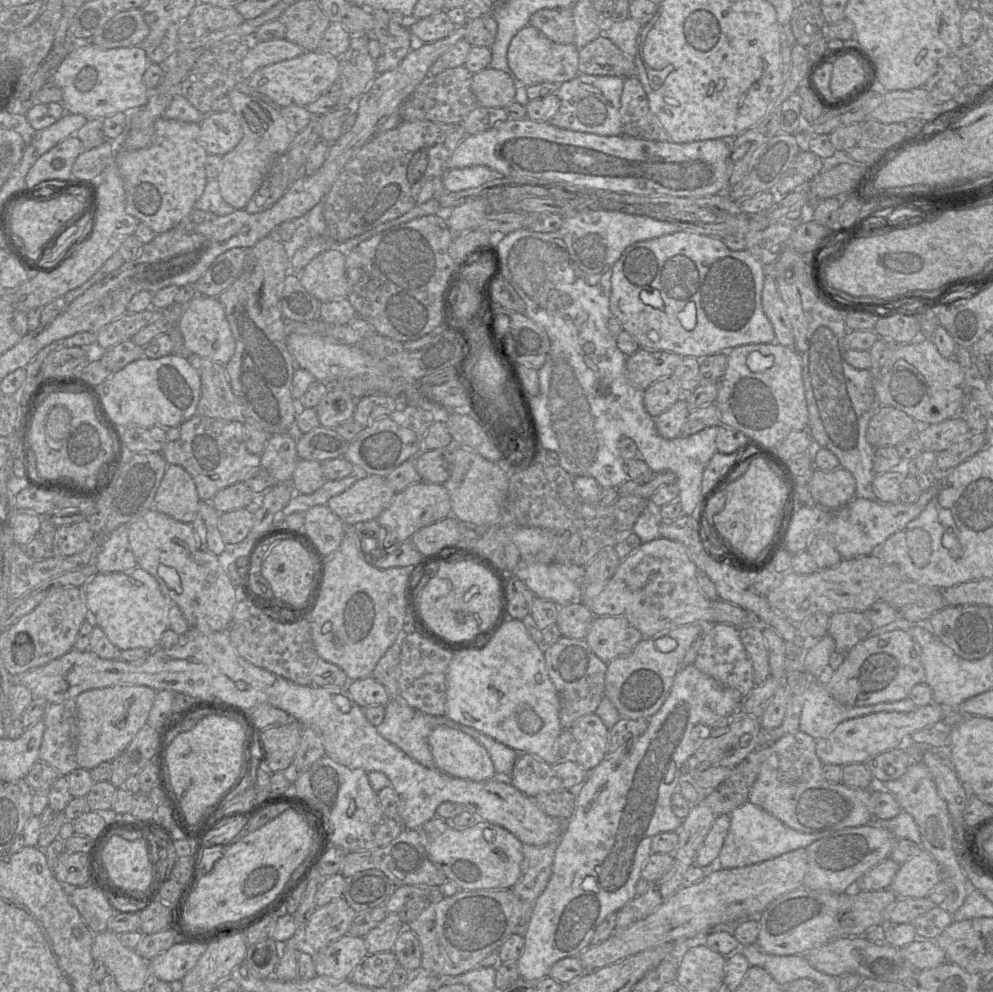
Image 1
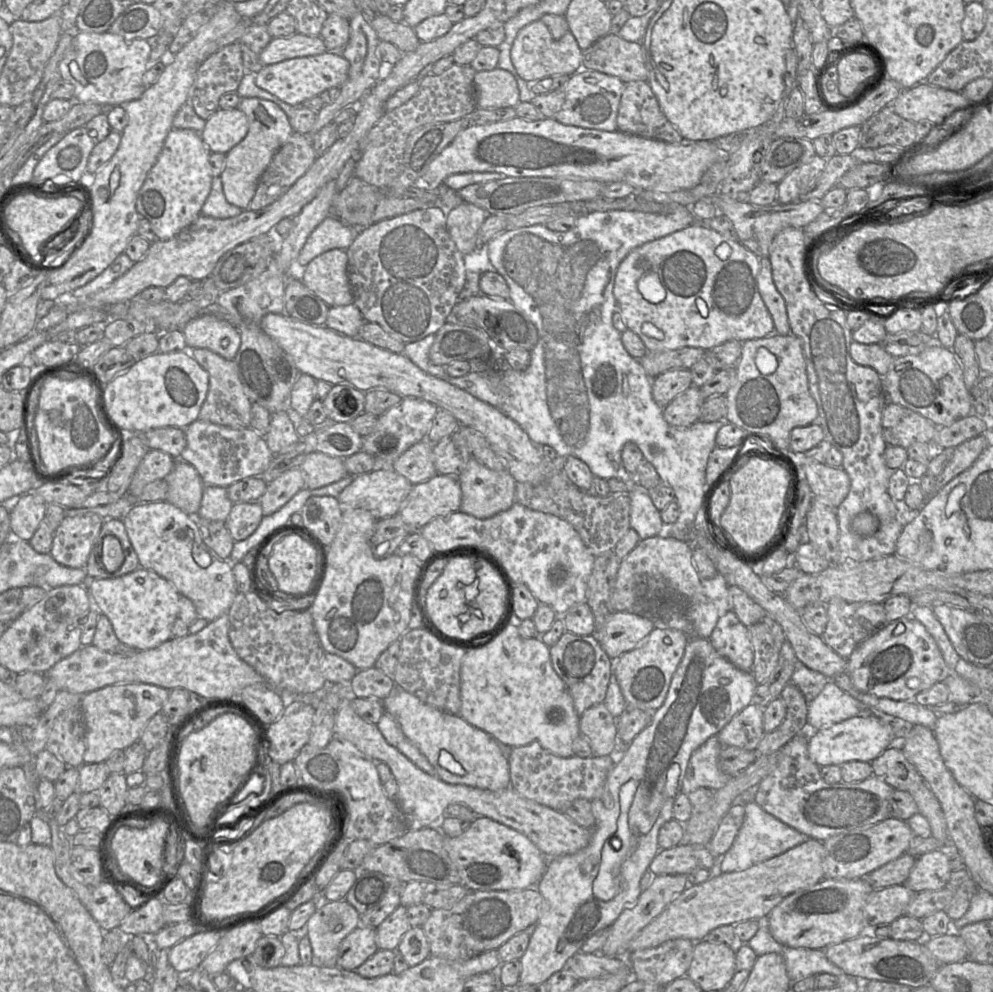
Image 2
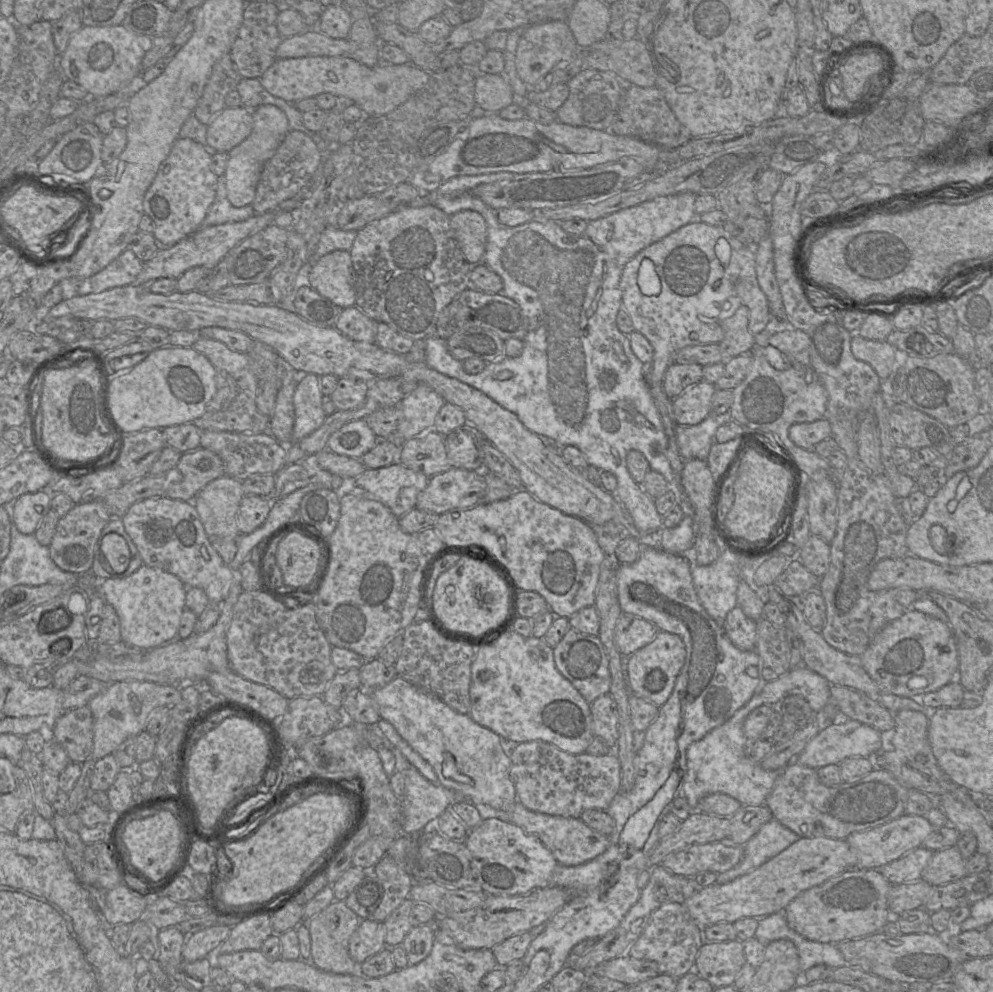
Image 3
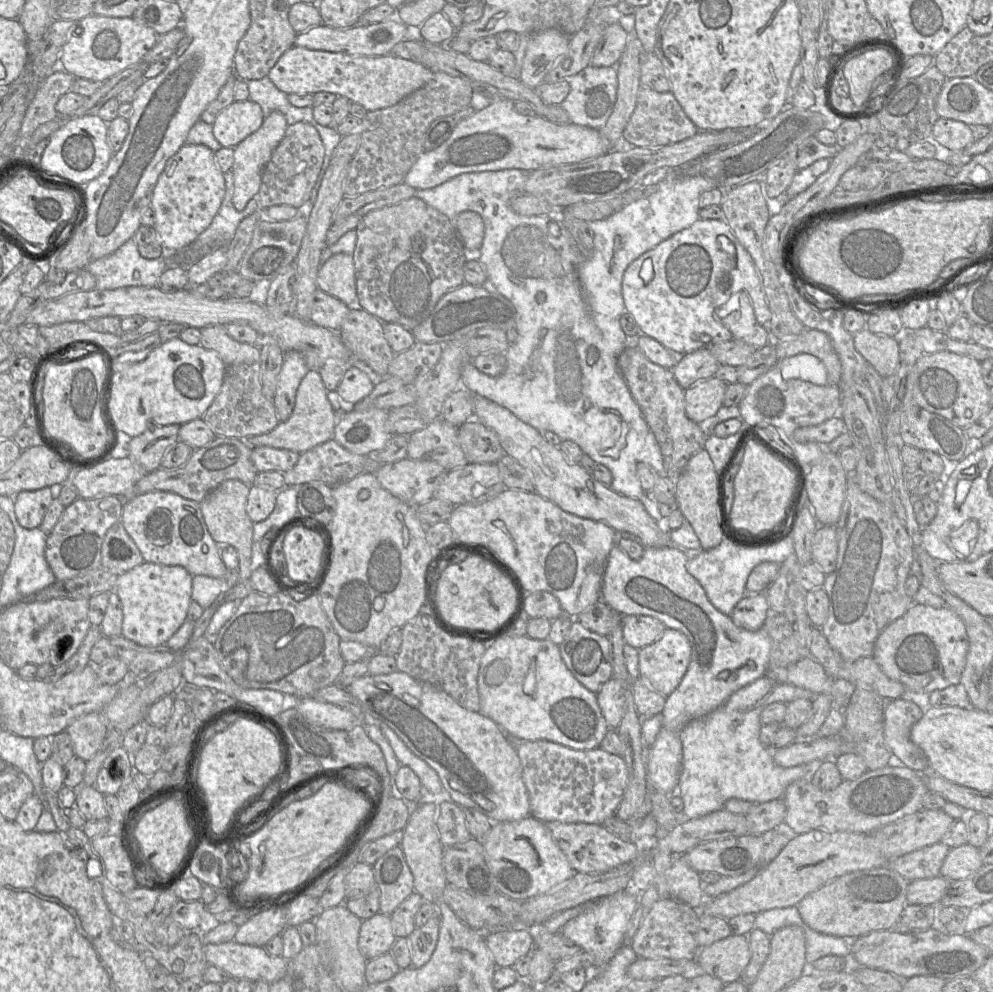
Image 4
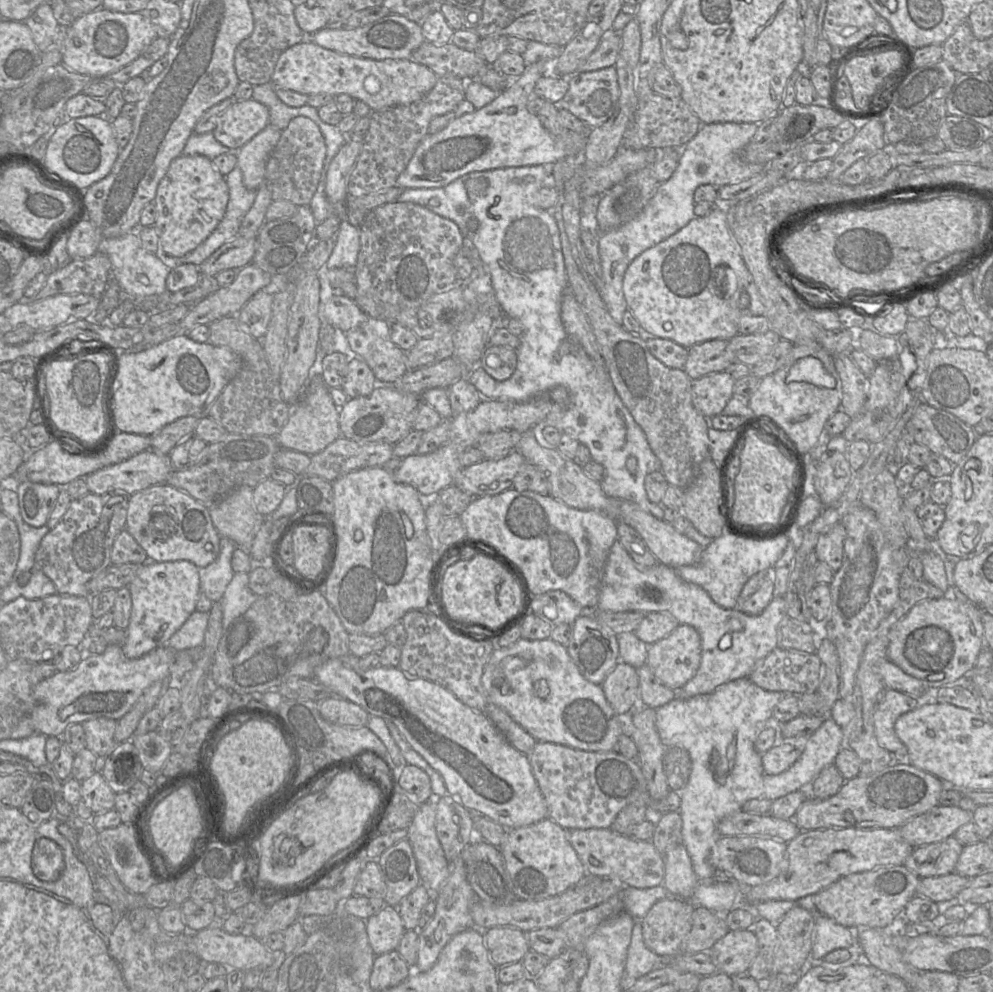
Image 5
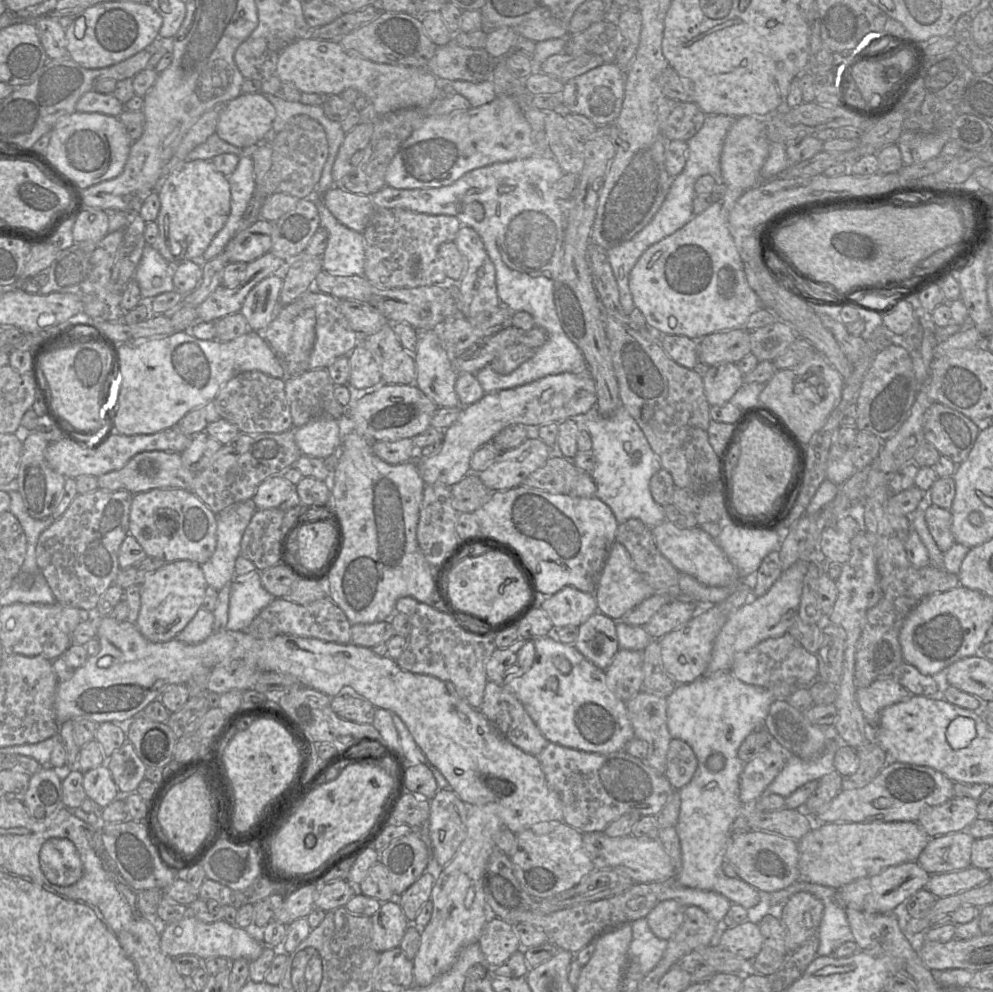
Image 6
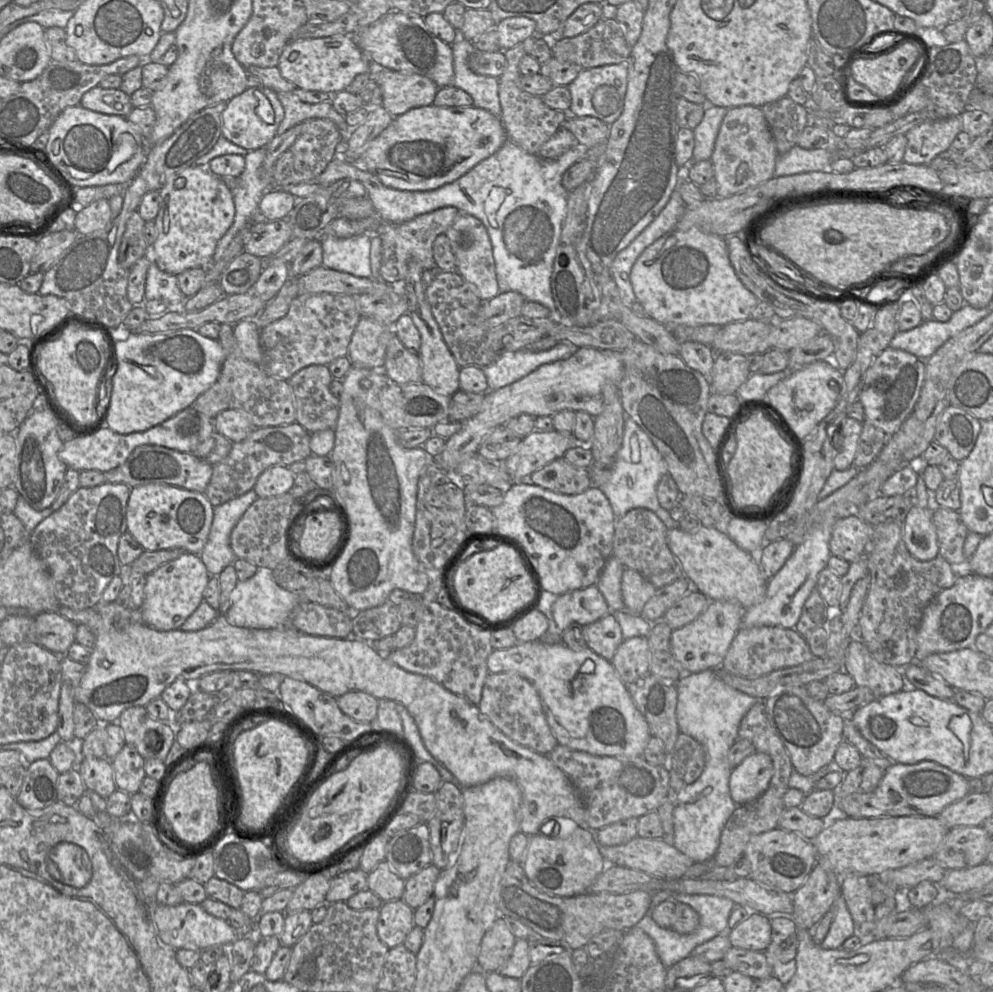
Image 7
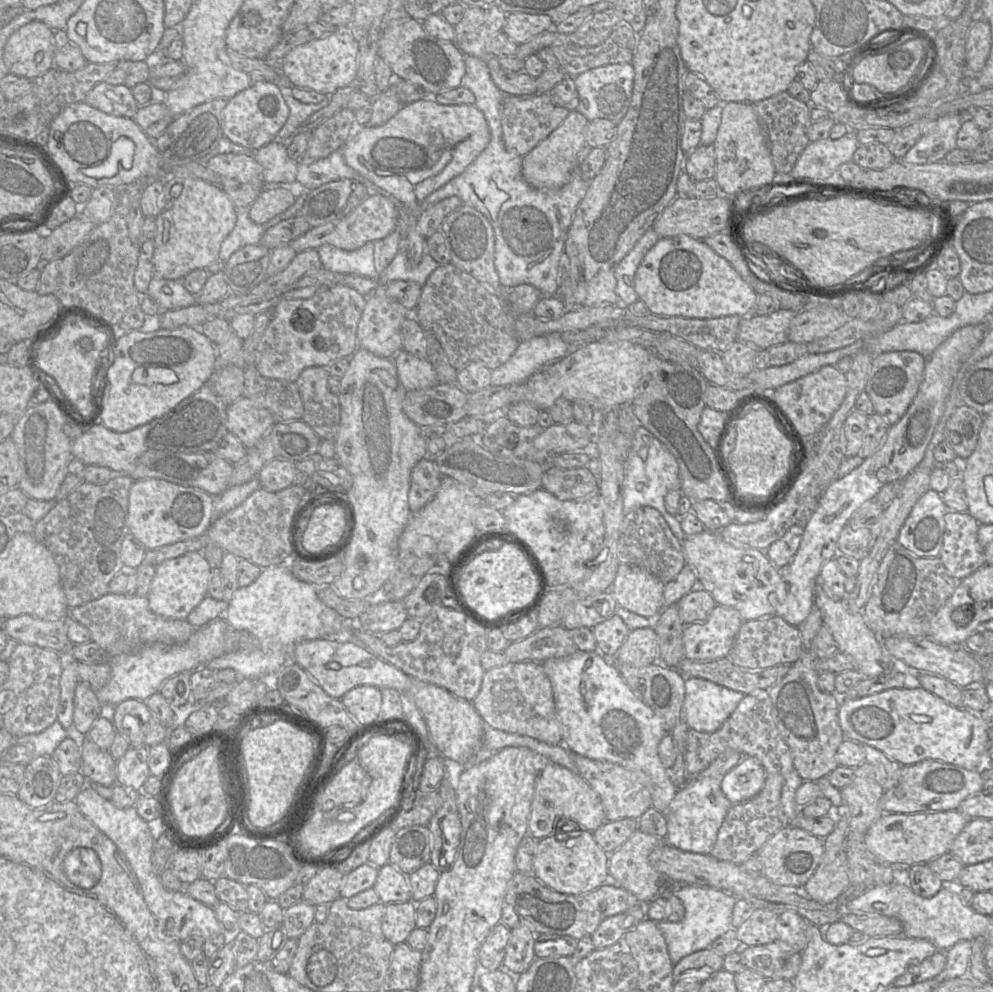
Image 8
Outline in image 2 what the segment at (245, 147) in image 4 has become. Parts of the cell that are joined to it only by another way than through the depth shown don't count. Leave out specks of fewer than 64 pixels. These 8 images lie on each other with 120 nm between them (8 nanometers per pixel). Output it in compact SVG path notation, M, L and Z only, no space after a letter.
M241 98L238 108L246 114L249 130L245 138L226 154L225 169L220 177L227 201L241 209L247 209L263 172L274 154L294 131L288 116L271 101L260 98Z

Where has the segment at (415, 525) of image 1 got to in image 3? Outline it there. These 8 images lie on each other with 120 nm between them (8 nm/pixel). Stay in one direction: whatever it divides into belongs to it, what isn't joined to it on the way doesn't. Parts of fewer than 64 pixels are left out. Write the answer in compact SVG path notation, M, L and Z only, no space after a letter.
M451 467L430 477L426 488L418 495L415 507L437 515L452 509L471 508L483 501L485 489L484 471Z

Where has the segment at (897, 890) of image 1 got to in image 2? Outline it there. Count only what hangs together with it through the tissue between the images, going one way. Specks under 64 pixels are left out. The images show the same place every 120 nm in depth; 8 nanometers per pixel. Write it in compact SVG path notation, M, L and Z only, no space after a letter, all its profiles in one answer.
M940 848L917 858L904 885L914 893L943 889L951 876L946 848Z

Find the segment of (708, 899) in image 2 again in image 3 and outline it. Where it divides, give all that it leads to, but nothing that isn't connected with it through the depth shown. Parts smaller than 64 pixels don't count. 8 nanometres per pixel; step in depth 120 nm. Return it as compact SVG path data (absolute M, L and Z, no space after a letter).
M828 837L799 838L754 871L725 884L712 884L683 899L690 916L702 927L743 918L760 919L782 912L802 892L856 867L856 856L846 840Z

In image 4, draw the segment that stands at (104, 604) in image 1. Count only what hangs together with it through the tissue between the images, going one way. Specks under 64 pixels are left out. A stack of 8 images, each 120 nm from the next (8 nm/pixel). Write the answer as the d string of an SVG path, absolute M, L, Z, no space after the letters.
M145 561L119 575L113 591L123 606L122 636L143 647L165 645L187 618L192 601L192 579L182 566Z

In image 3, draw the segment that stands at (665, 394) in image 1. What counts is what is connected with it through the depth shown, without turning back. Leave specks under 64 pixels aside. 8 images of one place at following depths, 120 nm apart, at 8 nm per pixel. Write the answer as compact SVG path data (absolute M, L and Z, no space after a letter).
M672 363L665 372L663 389L670 399L675 399L686 389L702 381L703 366L696 363Z

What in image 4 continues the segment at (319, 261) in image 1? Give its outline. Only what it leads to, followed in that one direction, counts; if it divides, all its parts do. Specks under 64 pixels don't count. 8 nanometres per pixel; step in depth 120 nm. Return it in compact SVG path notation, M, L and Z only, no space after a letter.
M338 253L322 263L317 274L317 286L350 309L362 309L356 293L353 255Z

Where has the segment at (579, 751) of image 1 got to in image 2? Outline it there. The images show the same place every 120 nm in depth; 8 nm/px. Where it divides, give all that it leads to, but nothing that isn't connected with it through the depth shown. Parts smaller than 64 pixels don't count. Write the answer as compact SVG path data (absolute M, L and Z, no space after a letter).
M604 703L585 710L580 716L581 736L588 739L593 756L607 756L619 743L617 739L617 719L608 711Z

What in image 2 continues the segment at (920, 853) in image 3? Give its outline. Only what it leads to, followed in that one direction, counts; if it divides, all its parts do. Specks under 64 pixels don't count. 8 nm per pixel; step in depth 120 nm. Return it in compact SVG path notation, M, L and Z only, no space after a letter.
M905 853L897 859L892 860L871 872L862 879L865 879L874 890L895 885L904 885L917 858L918 857Z

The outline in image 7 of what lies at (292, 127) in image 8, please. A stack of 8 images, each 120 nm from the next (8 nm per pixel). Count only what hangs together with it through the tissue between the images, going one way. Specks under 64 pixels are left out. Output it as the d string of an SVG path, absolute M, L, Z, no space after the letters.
M278 92L277 95L285 113L284 119L276 131L277 135L310 119L329 119L339 128L343 141L348 143L350 131L353 128L347 125L345 117L334 109L330 101L311 104L300 100L293 92Z

